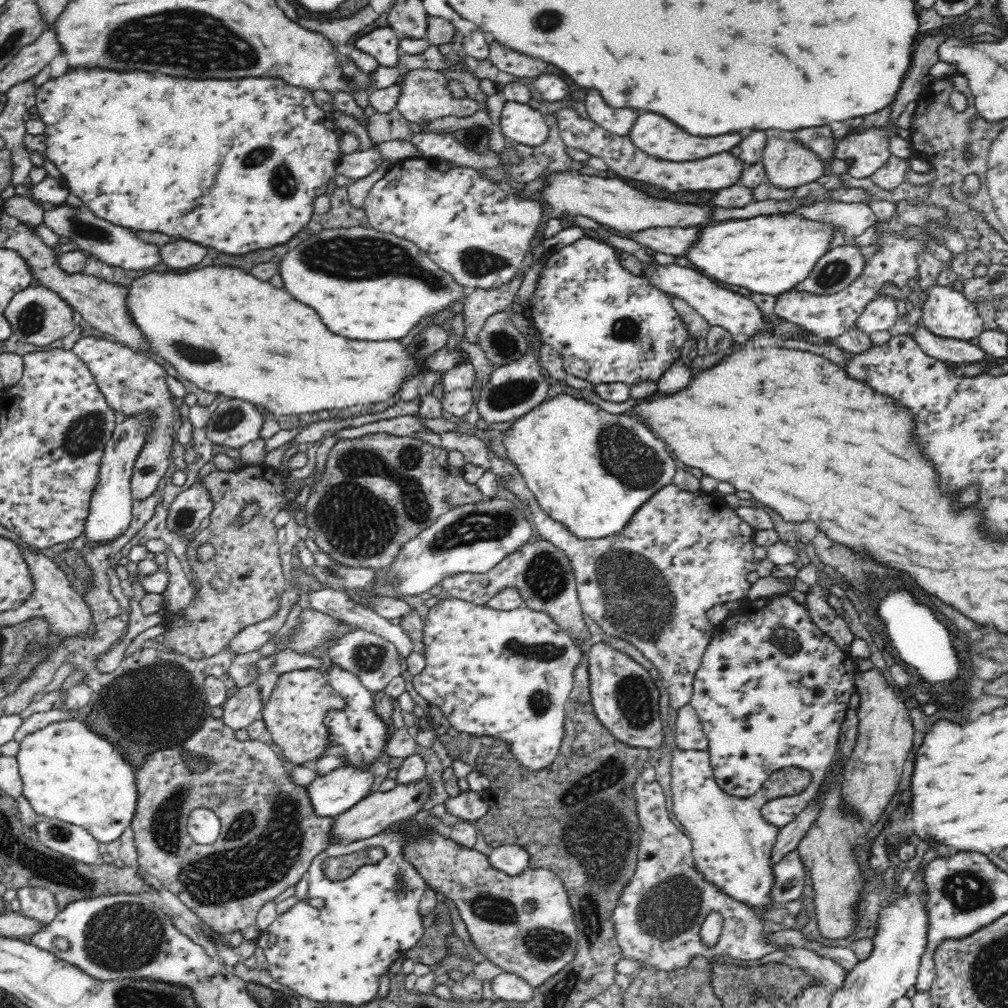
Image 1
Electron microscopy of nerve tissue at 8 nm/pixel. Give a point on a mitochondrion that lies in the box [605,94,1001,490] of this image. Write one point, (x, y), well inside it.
(833, 273)

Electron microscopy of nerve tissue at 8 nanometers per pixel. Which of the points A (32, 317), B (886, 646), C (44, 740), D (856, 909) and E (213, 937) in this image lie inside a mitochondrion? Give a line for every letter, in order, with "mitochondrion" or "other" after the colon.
A: mitochondrion
B: other
C: other
D: other
E: other

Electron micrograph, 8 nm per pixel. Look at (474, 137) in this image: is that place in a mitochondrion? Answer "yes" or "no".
no

